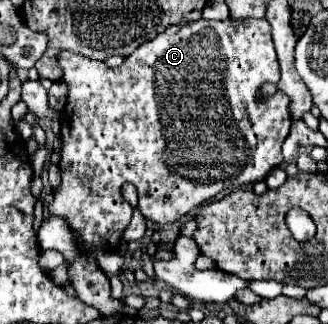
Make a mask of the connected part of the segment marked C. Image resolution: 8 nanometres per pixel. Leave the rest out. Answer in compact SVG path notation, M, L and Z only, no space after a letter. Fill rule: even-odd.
M198 19L198 21L190 21L190 23L168 25L166 31L160 33L156 39L146 41L140 47L136 47L124 59L124 63L116 69L106 67L102 61L92 61L92 59L86 59L78 53L70 53L70 51L62 51L62 55L58 55L58 61L64 71L62 79L70 85L70 99L66 103L66 109L62 111L62 117L60 117L60 121L62 121L62 151L60 151L62 185L60 185L60 189L54 191L54 199L48 207L48 211L64 217L68 221L68 225L72 229L76 229L84 237L84 241L94 247L102 247L106 251L118 251L120 237L122 237L124 229L128 227L132 211L134 211L132 205L122 199L120 187L124 183L136 185L136 189L138 189L138 205L136 207L146 219L152 219L156 223L174 223L182 215L190 213L192 209L198 209L210 197L216 197L218 193L224 193L228 189L236 189L238 185L262 181L274 167L278 167L282 163L282 143L288 137L288 131L292 125L292 117L288 111L290 99L282 91L276 91L266 101L262 101L262 103L256 101L256 93L262 83L276 85L280 79L278 59L276 59L274 43L270 37L270 23L266 19L242 19L242 21L236 21L236 19L226 19L226 21Z

